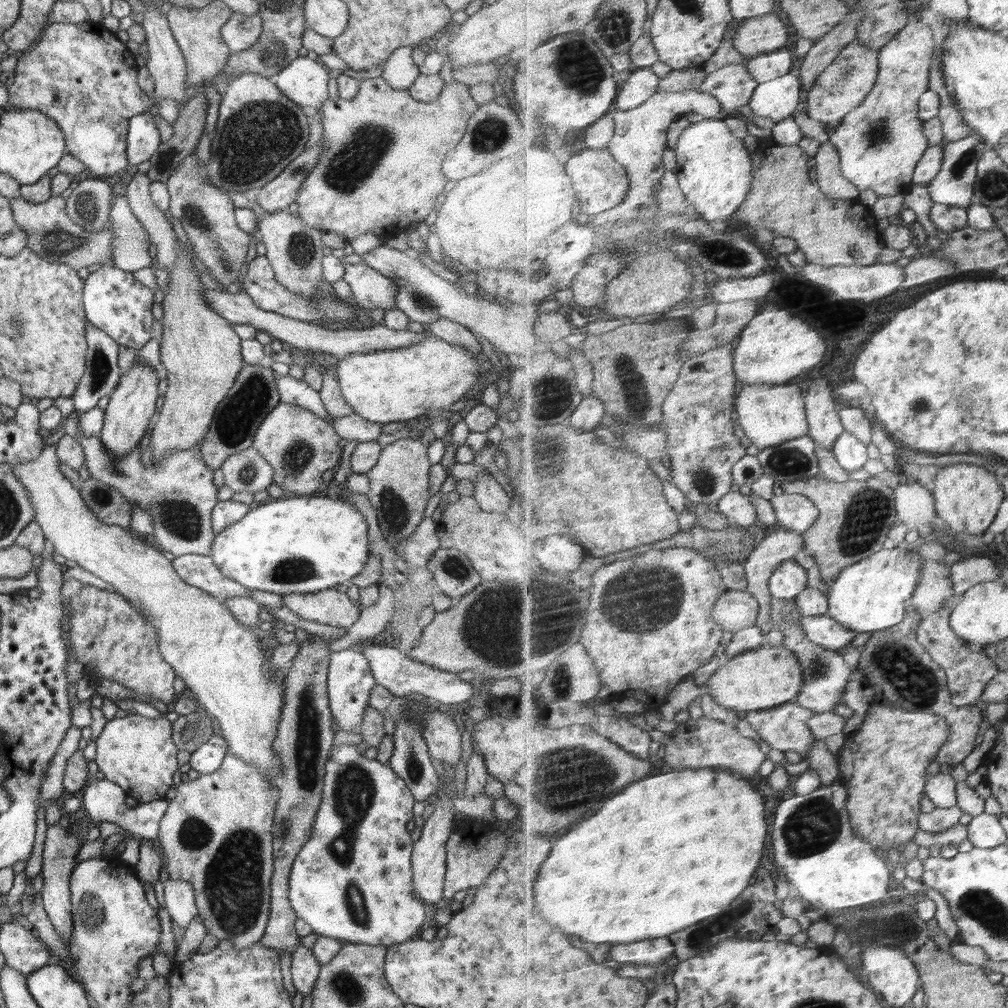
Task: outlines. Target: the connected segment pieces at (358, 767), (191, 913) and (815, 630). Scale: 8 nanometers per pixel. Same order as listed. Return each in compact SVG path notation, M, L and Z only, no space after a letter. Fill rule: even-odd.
M354 743L334 745L331 748L328 762L325 764L325 775L323 778L323 791L321 803L318 807L310 839L300 853L294 859L289 877L289 900L290 907L294 910L298 919L308 923L313 932L319 936L336 938L342 942L356 944L386 945L400 944L407 940L417 938L418 930L425 927L428 919L424 906L418 898L414 898L412 887L412 866L410 860L414 841L411 840L410 831L406 829L406 824L412 820L414 813L415 798L408 788L408 785L387 765L377 760L364 757Z
M169 879L164 883L164 904L170 914L171 921L182 928L186 928L196 917L194 889L186 881Z
M828 614L820 616L804 615L801 618L801 625L812 642L832 651L845 648L858 636L858 632L846 628Z

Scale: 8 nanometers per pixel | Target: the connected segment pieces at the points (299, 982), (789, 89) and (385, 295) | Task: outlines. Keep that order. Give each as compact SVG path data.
M301 941L297 949L291 953L291 974L294 988L303 996L311 994L312 987L318 979L321 964L316 960L313 955L313 950L306 948Z
M790 72L782 78L759 84L749 106L758 116L772 118L776 123L786 120L800 106L802 73Z
M344 264L345 273L343 279L350 285L352 290L352 297L350 301L358 308L365 308L373 311L375 308L382 308L382 310L392 310L395 308L395 298L397 295L397 288L394 282L375 268L370 268L367 264Z

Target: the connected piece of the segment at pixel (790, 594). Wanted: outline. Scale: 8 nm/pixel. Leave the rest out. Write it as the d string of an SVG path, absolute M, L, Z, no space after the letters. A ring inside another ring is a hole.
M795 559L787 560L778 567L769 585L776 598L796 599L809 588L808 569Z

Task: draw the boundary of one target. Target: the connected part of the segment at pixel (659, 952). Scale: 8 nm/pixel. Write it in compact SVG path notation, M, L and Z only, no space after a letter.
M670 938L660 940L644 940L644 942L613 945L612 958L618 962L626 962L626 965L658 965L668 962L670 956L674 956L676 946Z

